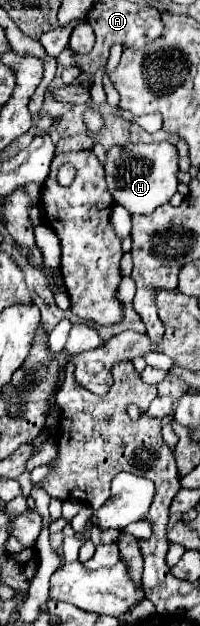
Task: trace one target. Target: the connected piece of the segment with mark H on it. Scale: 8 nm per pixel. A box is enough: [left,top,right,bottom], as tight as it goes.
[102,142,178,214]

